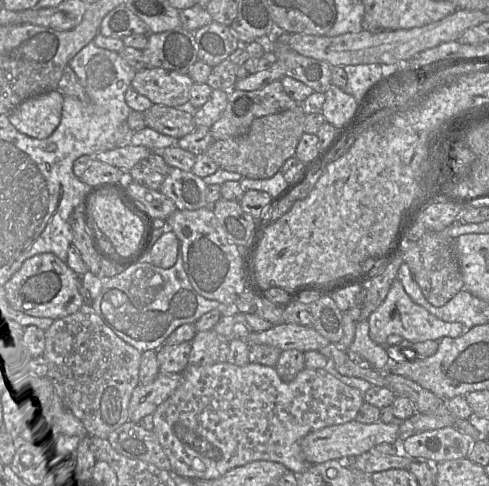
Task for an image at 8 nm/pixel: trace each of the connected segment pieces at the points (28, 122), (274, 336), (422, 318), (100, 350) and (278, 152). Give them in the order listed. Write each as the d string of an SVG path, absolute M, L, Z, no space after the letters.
M53 90L26 99L8 114L11 124L21 133L36 139L46 139L59 126L63 94Z
M283 322L262 332L250 332L245 340L249 346L264 344L281 351L295 349L301 352L319 351L330 344L329 340L310 327Z
M398 278L393 281L383 303L369 316L368 322L370 338L384 348L387 346L387 339L392 335L416 343L428 340L439 341L444 337L457 338L467 330L462 323L443 321L416 304L406 293Z
M82 304L80 309L66 317L55 319L53 323L44 331L44 348L42 357L45 360L45 377L51 387L52 395L56 399L57 406L61 409L69 410L84 425L89 435L107 439L108 435L129 420L128 407L133 390L139 384L139 368L141 361L141 352L132 345L126 343L118 335L116 335L96 313L92 305Z
M302 105L255 119L248 131L238 137L214 140L206 151L223 170L235 172L250 179L268 179L280 171L286 160L295 156L296 148L304 134L305 113Z

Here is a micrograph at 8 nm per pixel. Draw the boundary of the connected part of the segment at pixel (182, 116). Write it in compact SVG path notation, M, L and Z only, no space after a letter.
M153 104L143 112L146 127L180 139L195 129L192 107L176 108Z

